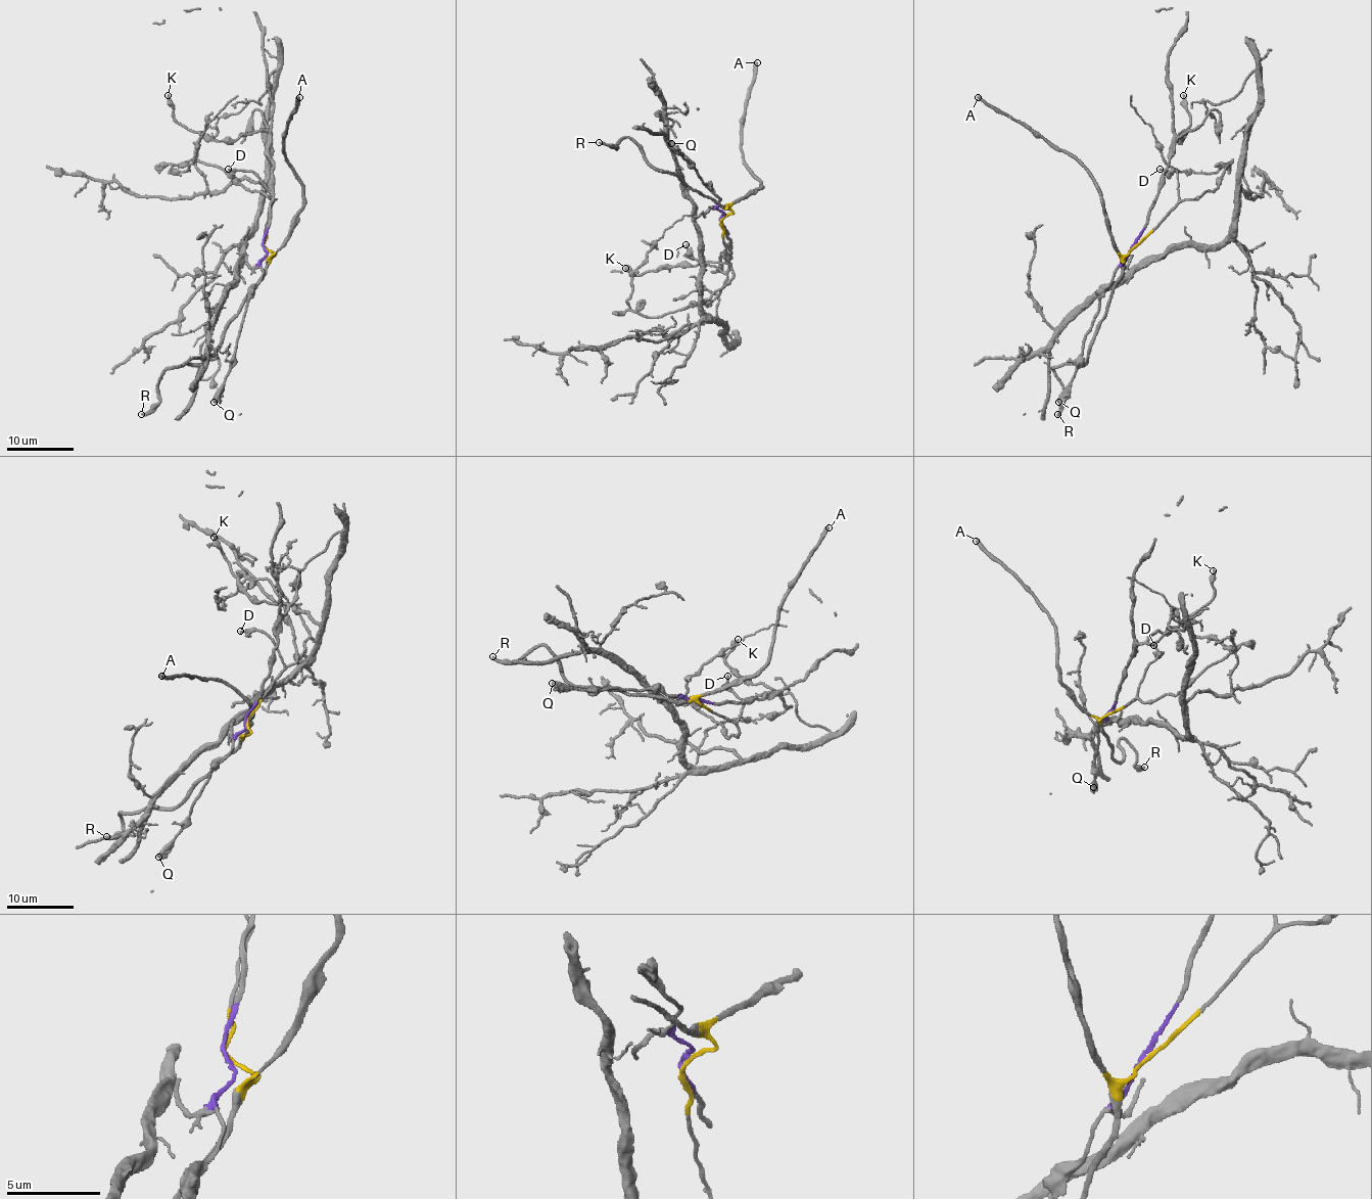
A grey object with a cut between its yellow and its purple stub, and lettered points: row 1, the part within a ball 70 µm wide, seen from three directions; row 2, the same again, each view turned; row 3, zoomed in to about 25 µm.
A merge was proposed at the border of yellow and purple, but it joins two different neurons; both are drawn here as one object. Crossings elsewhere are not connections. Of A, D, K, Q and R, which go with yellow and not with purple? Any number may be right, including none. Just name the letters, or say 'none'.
A, D, R

